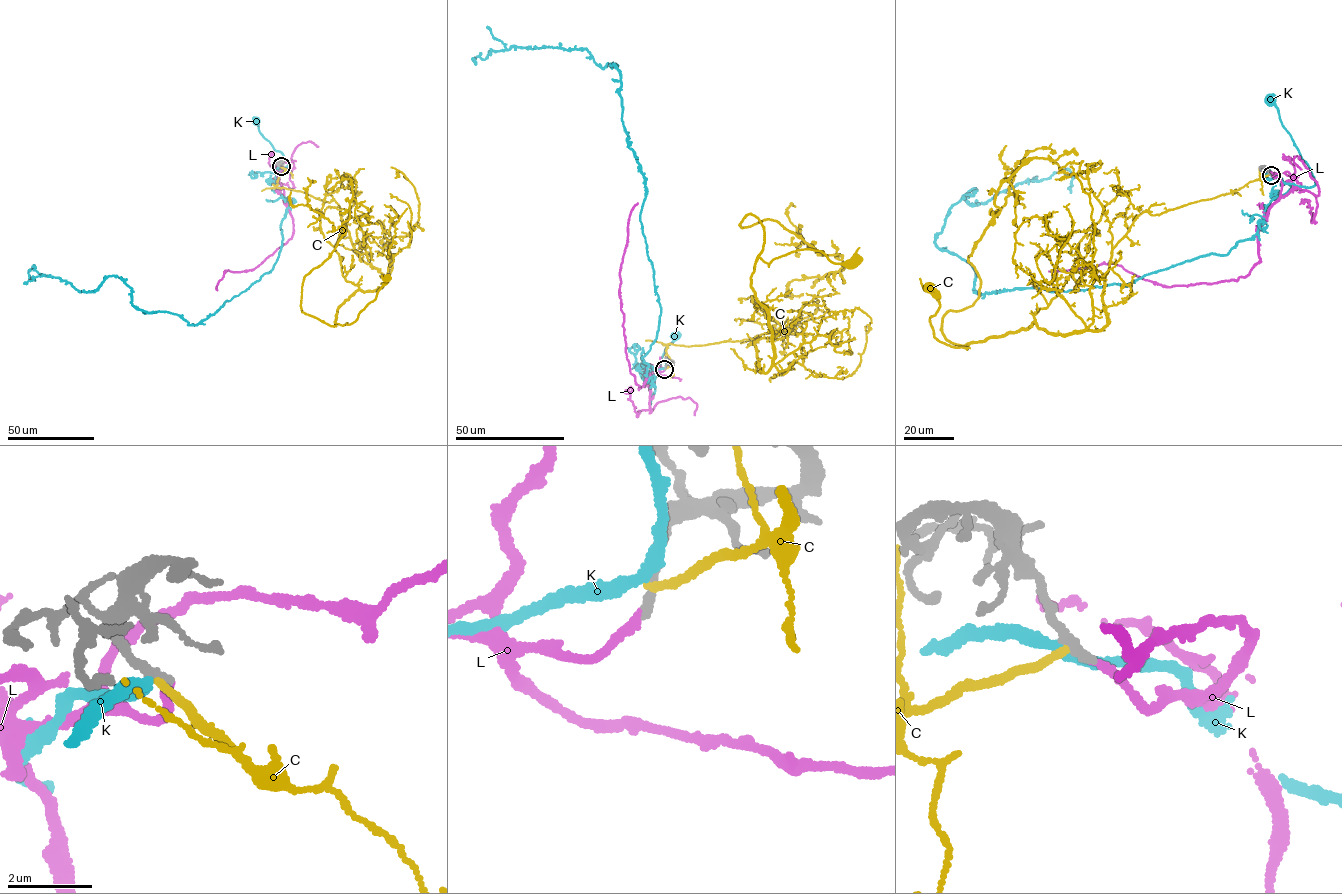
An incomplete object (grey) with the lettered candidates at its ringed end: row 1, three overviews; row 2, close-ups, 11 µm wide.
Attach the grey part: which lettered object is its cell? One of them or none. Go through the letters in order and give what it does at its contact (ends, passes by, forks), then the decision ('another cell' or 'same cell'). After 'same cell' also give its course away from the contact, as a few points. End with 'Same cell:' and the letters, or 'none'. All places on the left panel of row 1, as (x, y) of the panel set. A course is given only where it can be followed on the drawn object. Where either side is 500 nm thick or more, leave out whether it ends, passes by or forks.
C: it ends; another cell
K: it passes by; another cell
L: it ends; same cell; course (281, 166), (275, 169), (293, 220), (291, 237), (254, 268), (226, 270), (217, 290)
Same cell: L

